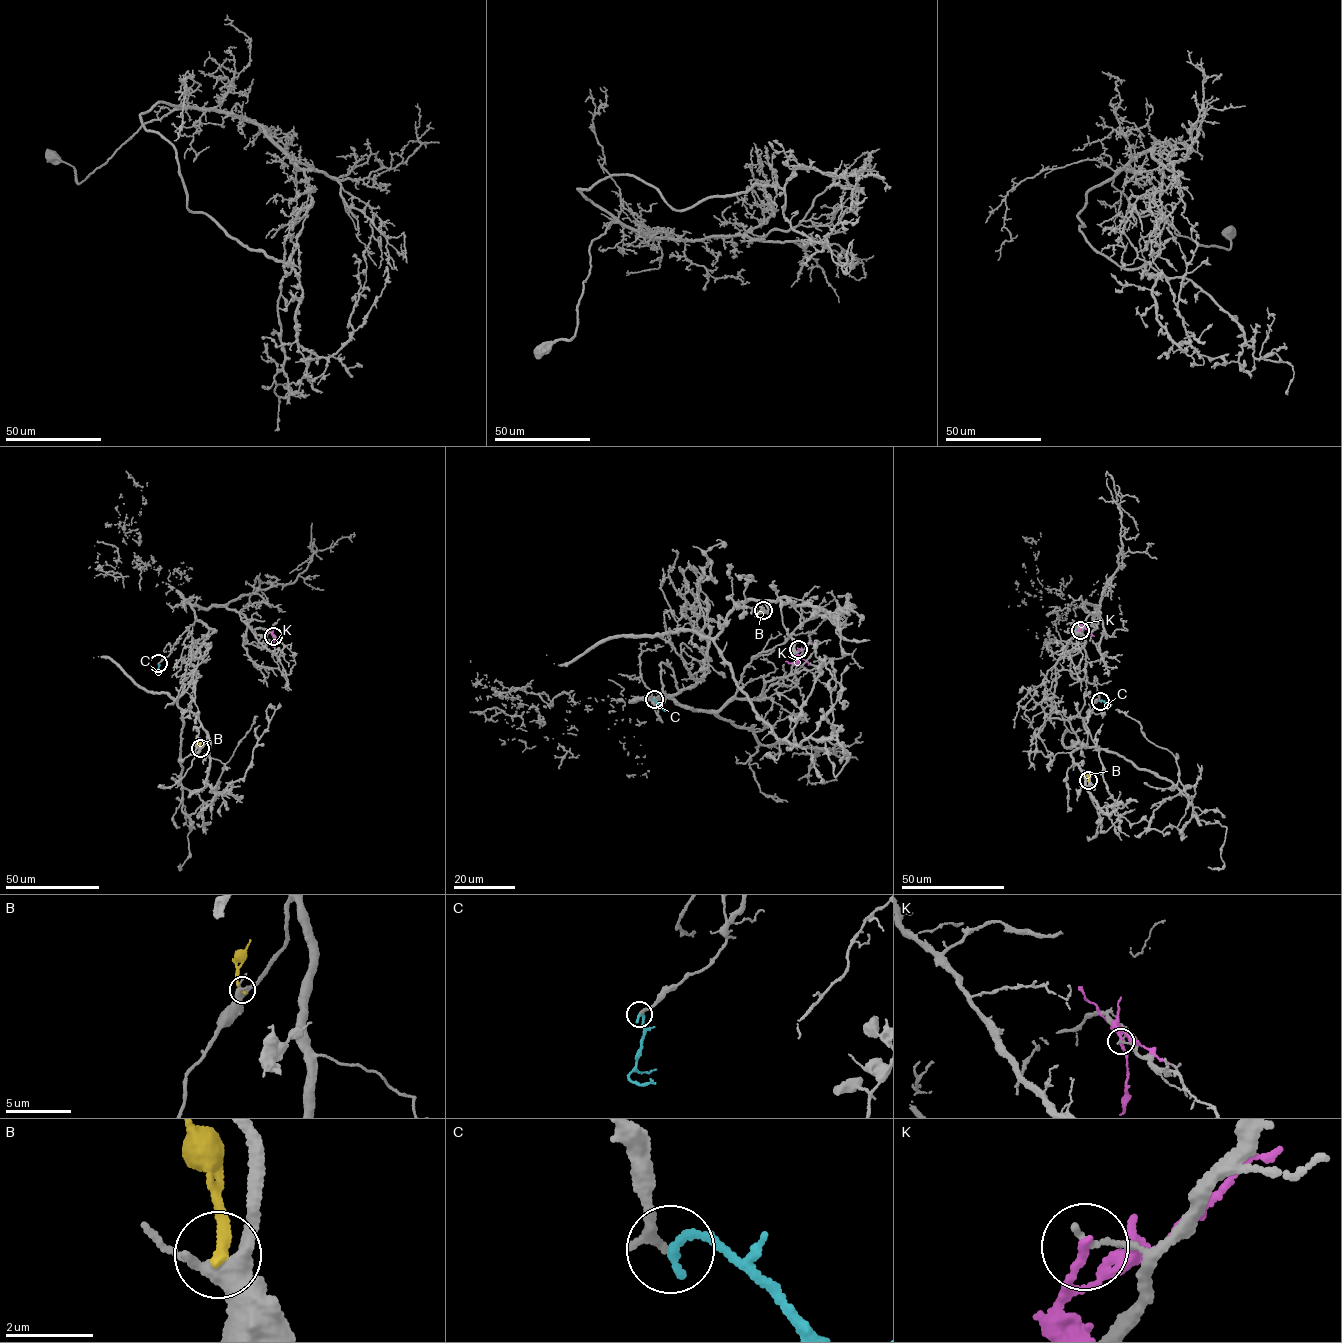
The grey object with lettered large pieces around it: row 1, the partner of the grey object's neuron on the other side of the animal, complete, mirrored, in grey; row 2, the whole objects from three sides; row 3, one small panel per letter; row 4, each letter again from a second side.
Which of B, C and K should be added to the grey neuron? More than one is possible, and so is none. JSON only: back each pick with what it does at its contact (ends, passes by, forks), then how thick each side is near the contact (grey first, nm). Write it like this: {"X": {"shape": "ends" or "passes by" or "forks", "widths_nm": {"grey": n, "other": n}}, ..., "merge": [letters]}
{"C": {"shape": "ends", "widths_nm": {"grey": 240, "other": 220}}, "merge": ["C"]}

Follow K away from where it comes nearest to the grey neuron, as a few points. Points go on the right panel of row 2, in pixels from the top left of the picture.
K: (1080, 630), (1084, 627), (1094, 636)

